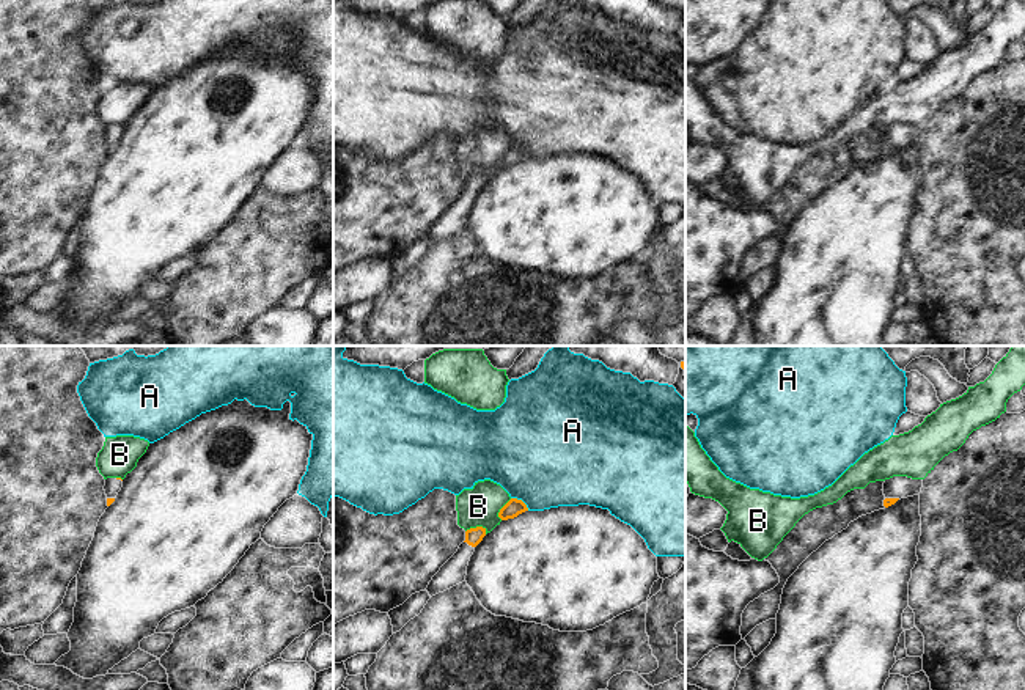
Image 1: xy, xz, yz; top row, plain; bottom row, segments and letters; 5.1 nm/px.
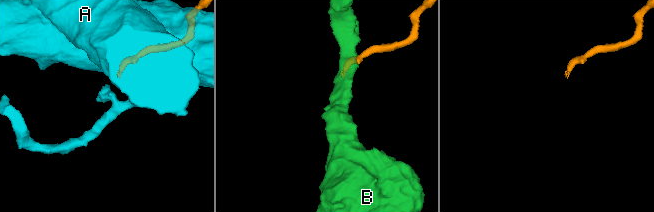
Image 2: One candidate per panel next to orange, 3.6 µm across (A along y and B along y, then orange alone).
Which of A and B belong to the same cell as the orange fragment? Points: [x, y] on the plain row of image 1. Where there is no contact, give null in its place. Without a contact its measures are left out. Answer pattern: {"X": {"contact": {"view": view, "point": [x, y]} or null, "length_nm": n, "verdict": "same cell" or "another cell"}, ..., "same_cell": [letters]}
{"A": {"contact": {"view": "xz", "point": [521, 148]}, "length_nm": 120, "verdict": "another cell"}, "B": {"contact": {"view": "xz", "point": [477, 175]}, "length_nm": 110, "verdict": "another cell"}, "same_cell": []}

